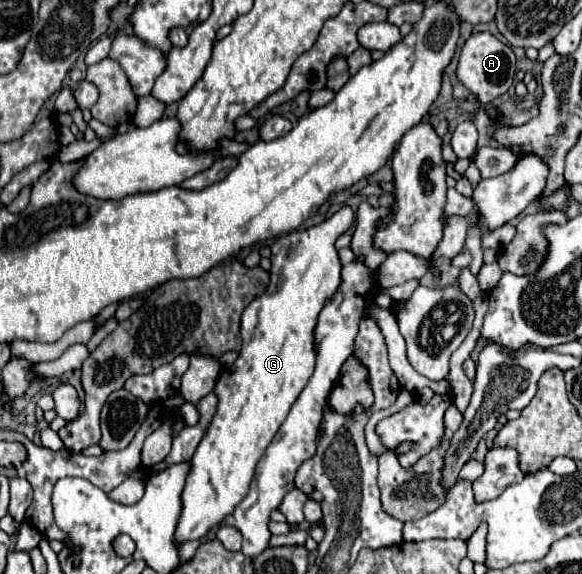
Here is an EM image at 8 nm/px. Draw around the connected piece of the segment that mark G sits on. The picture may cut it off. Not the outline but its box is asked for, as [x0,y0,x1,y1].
[174,205,354,543]

